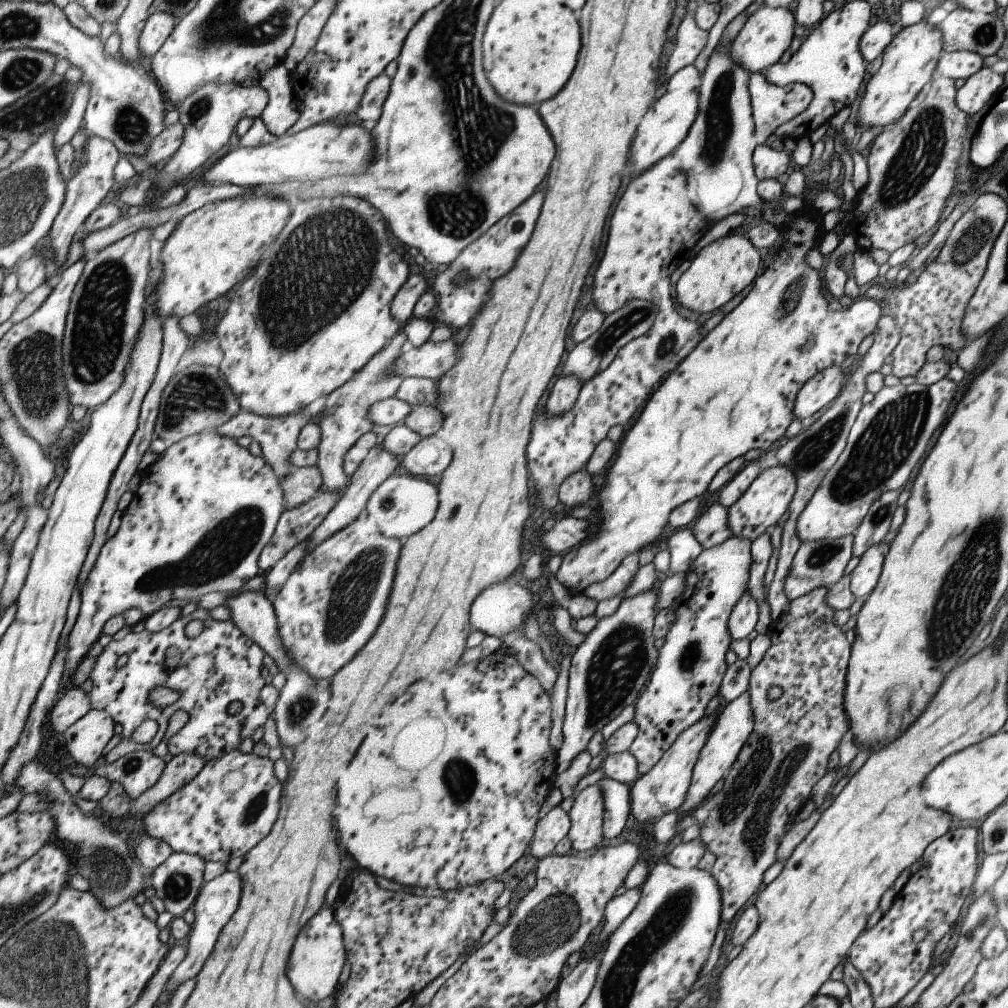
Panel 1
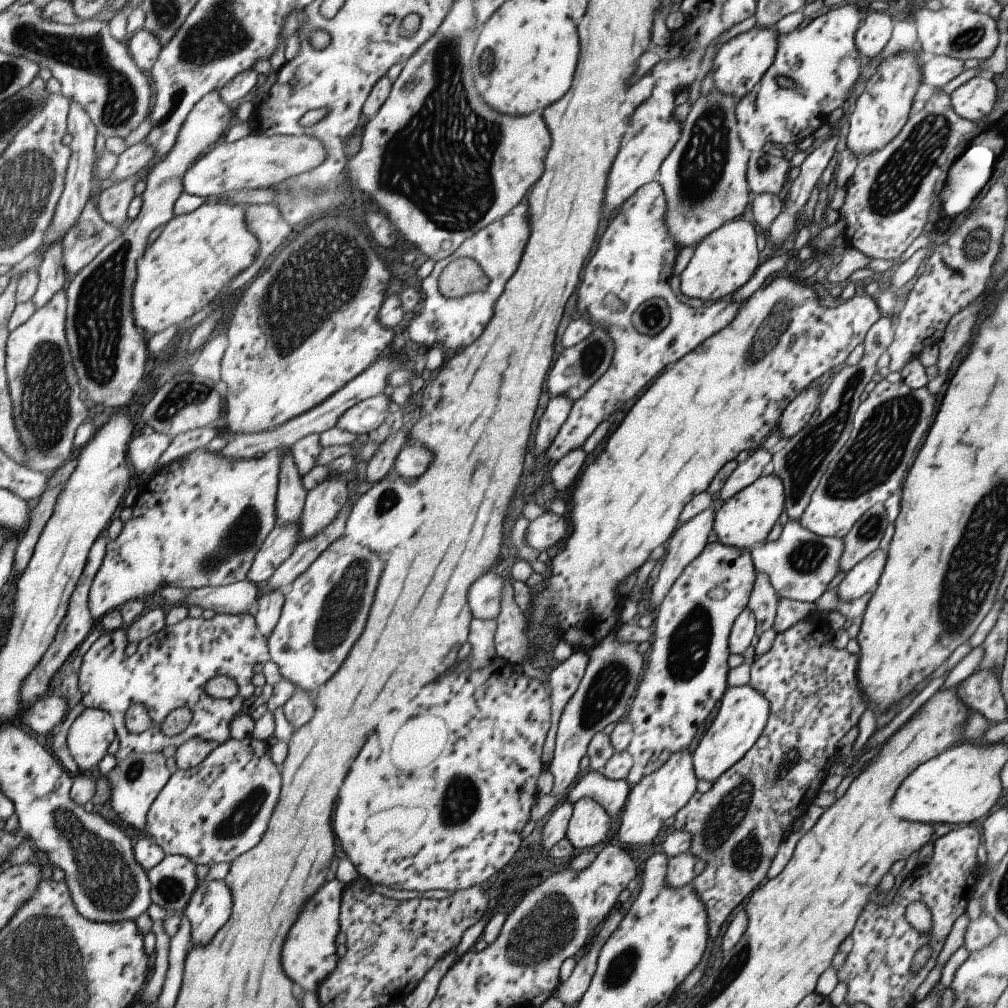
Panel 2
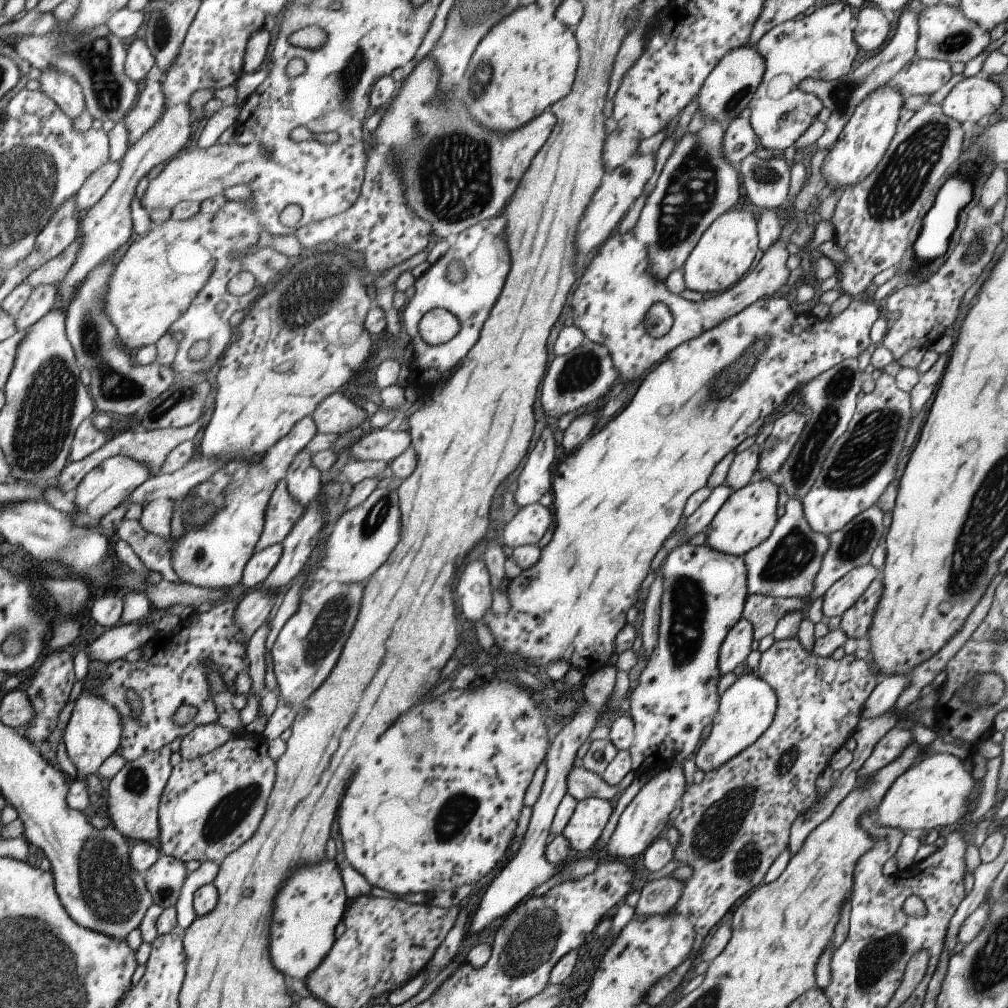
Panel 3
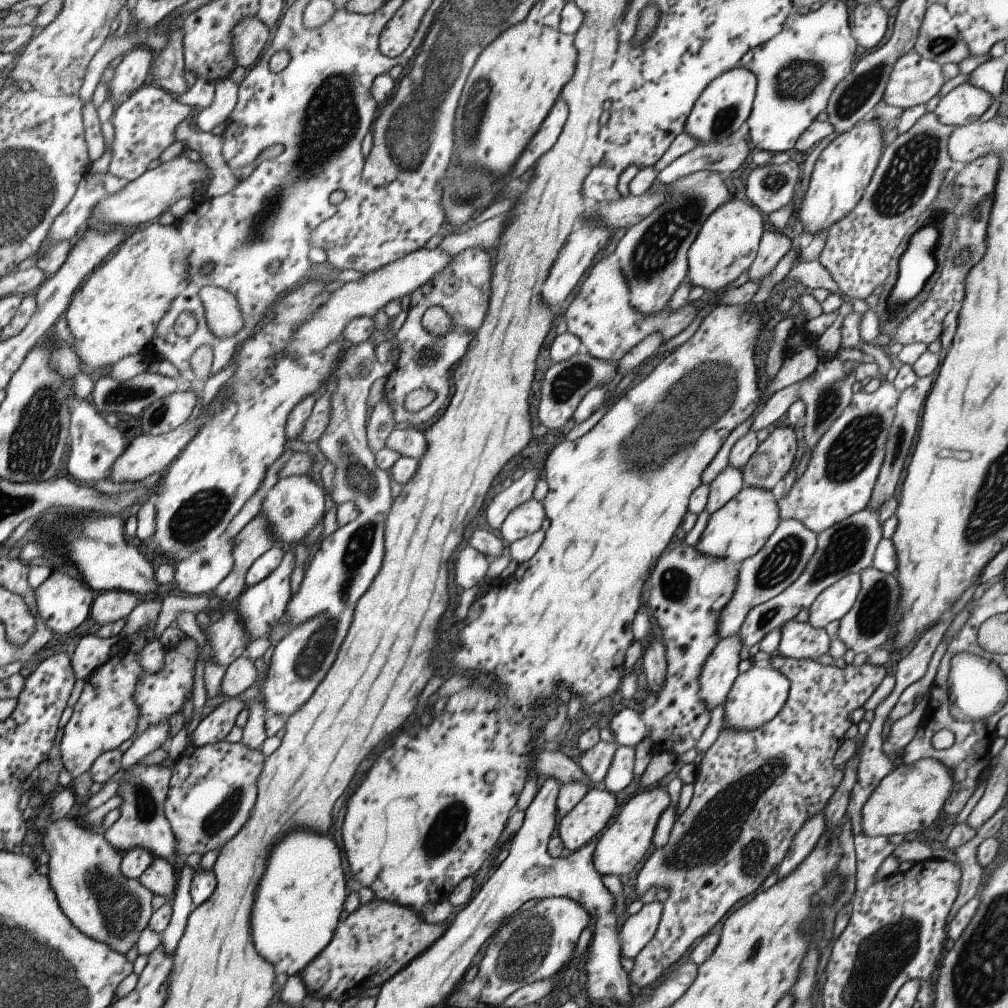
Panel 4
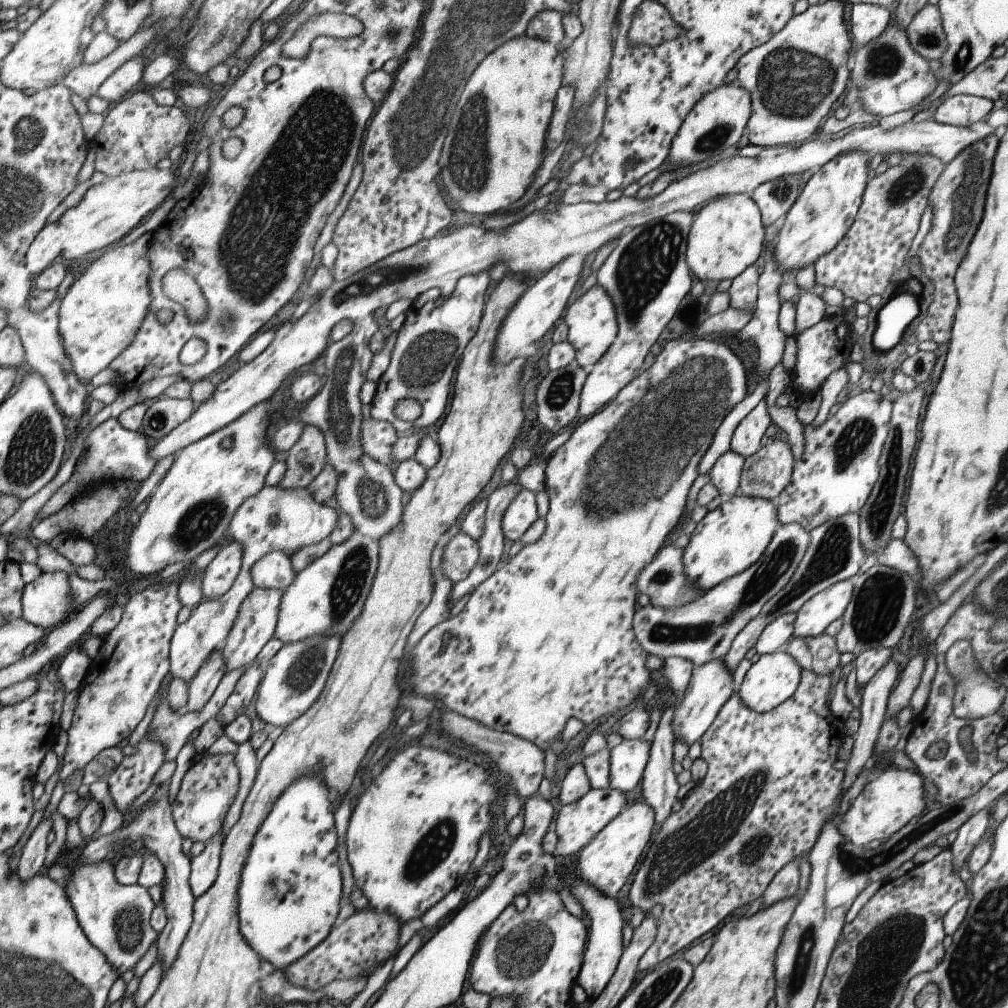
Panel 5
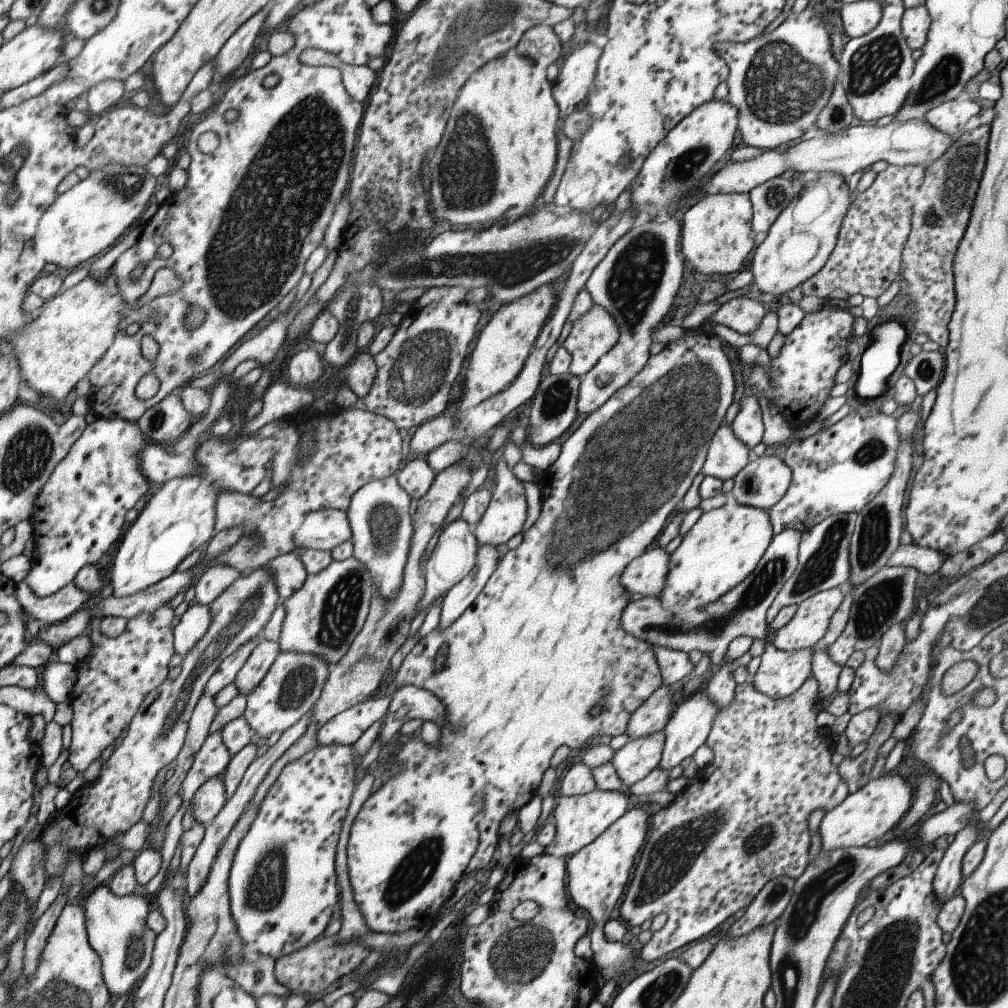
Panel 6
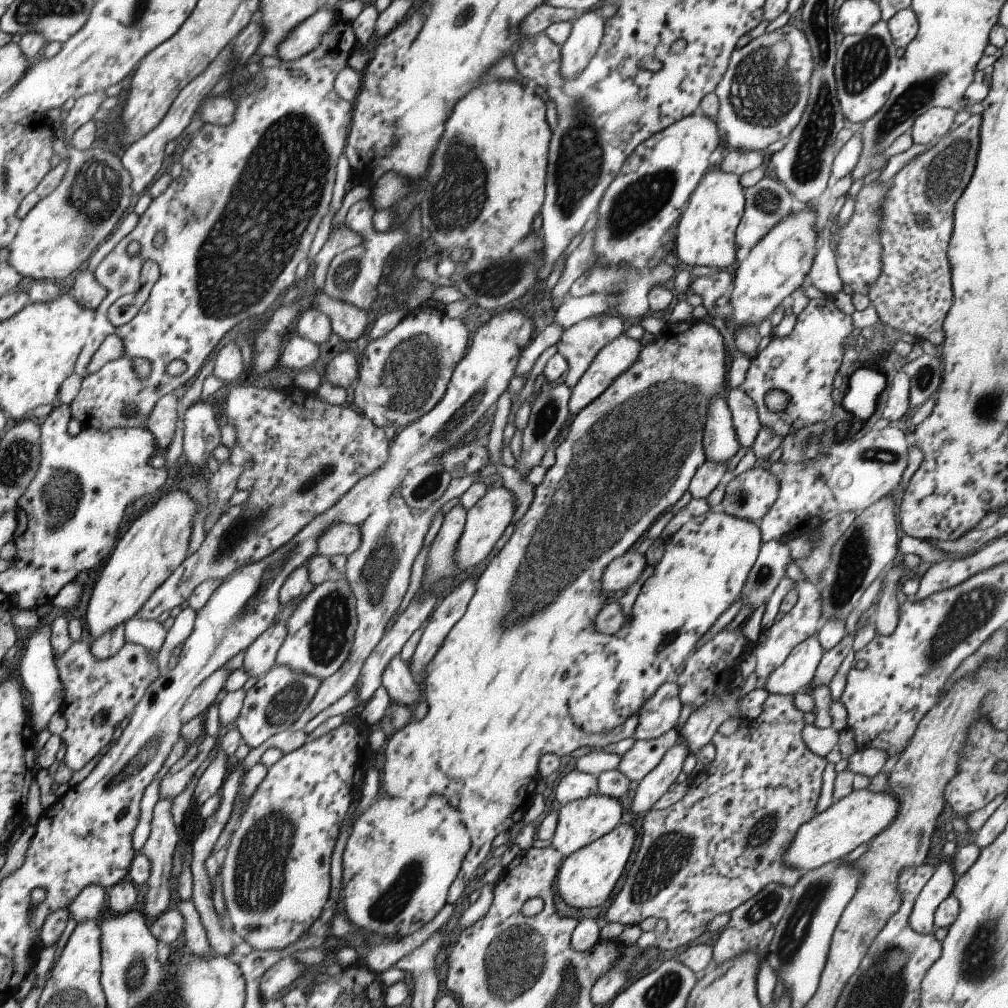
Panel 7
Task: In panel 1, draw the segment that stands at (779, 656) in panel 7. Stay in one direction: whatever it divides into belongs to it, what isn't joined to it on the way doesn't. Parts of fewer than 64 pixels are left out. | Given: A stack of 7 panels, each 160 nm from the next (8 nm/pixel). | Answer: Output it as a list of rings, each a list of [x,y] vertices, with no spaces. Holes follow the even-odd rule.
[[[882,541],[871,546],[859,557],[857,566],[849,574],[849,591],[854,599],[863,600],[871,593],[879,579],[889,548],[890,544]]]

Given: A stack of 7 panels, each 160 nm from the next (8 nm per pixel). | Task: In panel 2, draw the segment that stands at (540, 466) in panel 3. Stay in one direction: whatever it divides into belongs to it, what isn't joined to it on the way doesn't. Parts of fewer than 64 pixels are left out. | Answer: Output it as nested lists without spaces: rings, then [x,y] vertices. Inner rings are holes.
[[[562,394],[553,396],[547,402],[545,412],[541,414],[539,426],[535,430],[535,454],[537,456],[541,456],[541,452],[548,447],[551,439],[557,434],[559,427],[565,422],[571,407],[572,400]]]

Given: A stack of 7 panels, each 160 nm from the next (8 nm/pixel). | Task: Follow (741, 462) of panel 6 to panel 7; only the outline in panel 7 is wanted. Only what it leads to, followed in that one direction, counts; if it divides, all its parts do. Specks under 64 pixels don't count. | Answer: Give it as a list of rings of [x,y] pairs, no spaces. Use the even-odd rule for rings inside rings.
[[[711,397],[707,404],[702,432],[704,460],[726,466],[727,461],[735,456],[735,452],[741,446],[732,425],[725,397]]]

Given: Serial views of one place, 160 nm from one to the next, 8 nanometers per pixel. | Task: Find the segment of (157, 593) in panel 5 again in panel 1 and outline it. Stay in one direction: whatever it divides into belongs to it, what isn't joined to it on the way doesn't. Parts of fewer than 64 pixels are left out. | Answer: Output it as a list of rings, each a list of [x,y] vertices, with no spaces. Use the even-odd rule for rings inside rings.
[[[90,709],[63,733],[68,761],[74,765],[95,766],[103,748],[114,736],[113,728],[113,720],[107,712]]]

